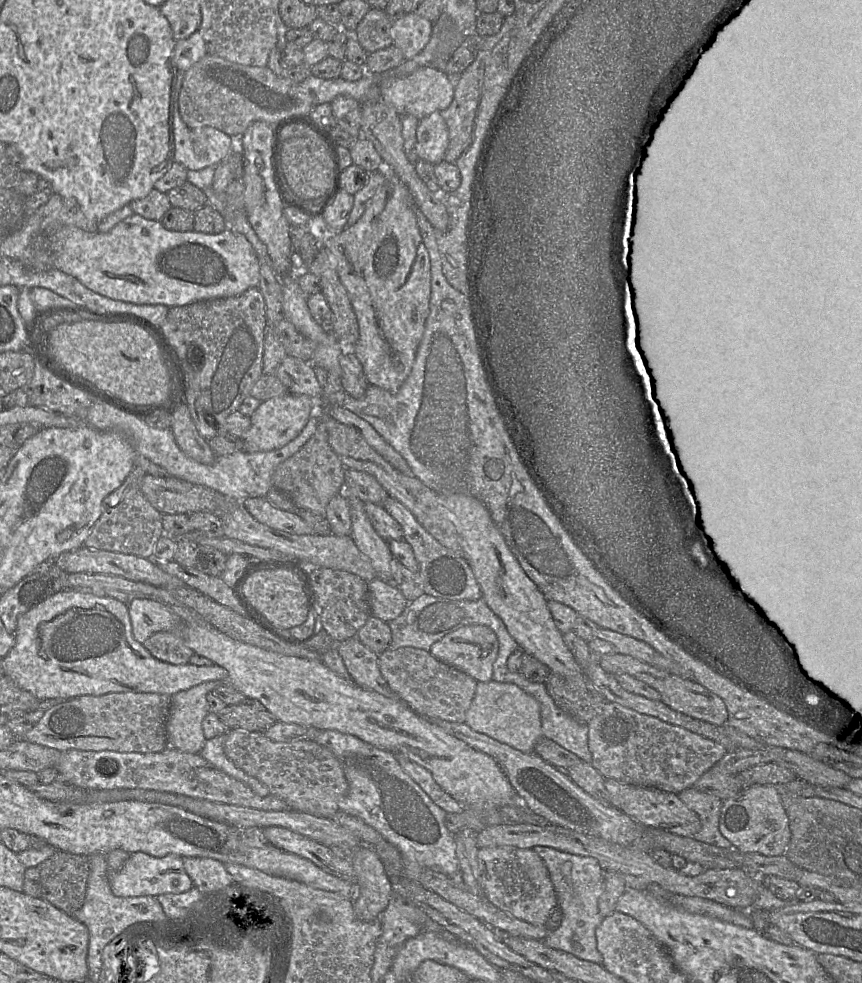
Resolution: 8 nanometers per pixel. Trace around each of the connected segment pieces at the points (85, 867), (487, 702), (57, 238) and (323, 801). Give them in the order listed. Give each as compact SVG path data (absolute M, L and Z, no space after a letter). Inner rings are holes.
M57 850L36 867L40 873L43 899L67 914L72 914L82 907L89 877L89 856Z
M477 682L475 695L466 712L465 723L474 731L485 734L521 752L534 752L541 732L540 707L537 700L512 683Z
M134 213L107 233L63 226L50 236L50 244L53 268L75 277L96 293L133 304L184 306L197 301L237 296L249 288L259 287L260 260L256 251L242 234L229 227L218 234L195 230L179 232L166 229L161 221Z
M241 729L227 730L226 756L234 765L265 784L270 794L283 800L290 810L332 818L348 791L339 760L315 741L274 742L264 733Z

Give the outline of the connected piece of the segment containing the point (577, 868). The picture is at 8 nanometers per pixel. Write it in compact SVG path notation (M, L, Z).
M536 846L533 850L542 858L548 869L558 899L557 906L563 913L561 925L549 931L543 940L544 944L602 965L603 958L597 949L596 940L596 928L603 919L598 908L599 898L605 889L602 866L590 856L570 854L545 846Z

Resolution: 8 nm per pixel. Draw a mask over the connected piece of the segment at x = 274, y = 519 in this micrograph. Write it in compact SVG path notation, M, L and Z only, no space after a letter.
M248 497L241 502L257 521L273 529L298 535L314 533L312 527L297 512L279 509L265 497Z

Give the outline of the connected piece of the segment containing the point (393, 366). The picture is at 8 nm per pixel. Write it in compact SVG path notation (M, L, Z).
M386 172L386 180L377 189L374 196L368 202L362 217L355 224L353 224L352 226L346 226L340 232L329 232L329 235L322 241L322 247L325 248L331 256L340 281L342 282L348 293L348 297L357 317L359 326L359 338L352 349L363 366L369 385L380 387L391 393L395 393L399 390L399 388L407 379L412 370L417 349L425 331L426 320L430 313L430 257L421 237L413 205L414 200L407 186L395 174Z

